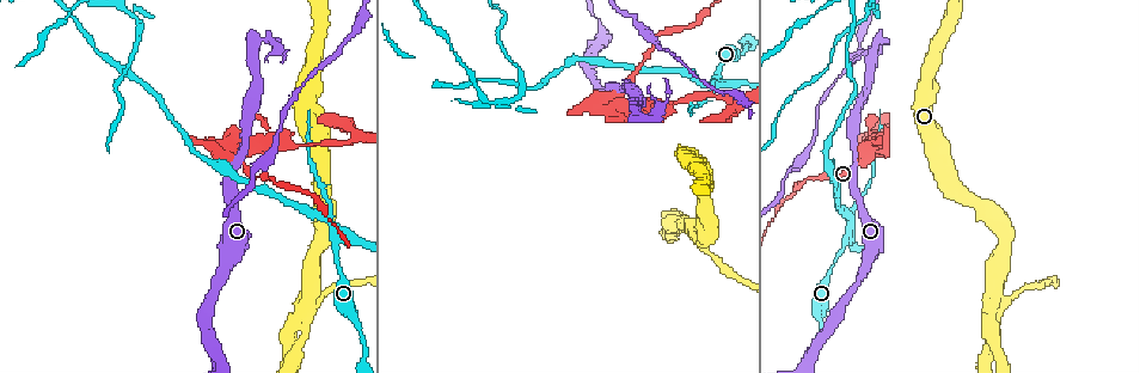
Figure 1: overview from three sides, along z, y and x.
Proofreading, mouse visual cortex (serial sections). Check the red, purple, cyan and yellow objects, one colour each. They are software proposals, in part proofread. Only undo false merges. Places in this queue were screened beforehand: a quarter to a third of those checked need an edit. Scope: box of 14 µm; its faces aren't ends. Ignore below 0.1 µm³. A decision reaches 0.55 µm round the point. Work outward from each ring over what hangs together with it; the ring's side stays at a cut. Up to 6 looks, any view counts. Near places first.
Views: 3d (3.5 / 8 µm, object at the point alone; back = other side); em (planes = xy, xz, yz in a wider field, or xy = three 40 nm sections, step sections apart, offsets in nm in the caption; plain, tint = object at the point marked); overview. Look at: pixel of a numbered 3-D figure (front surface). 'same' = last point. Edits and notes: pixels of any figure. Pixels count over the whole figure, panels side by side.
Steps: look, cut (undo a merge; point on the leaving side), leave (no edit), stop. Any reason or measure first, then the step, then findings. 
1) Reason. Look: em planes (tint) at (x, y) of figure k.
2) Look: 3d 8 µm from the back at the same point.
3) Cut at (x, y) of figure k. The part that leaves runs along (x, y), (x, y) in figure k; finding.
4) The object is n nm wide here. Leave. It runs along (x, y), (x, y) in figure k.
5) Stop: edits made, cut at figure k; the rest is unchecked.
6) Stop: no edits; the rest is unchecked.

Two arms in line, one across. Look: 3d 3.5 µm at (844, 248) of figure 1.

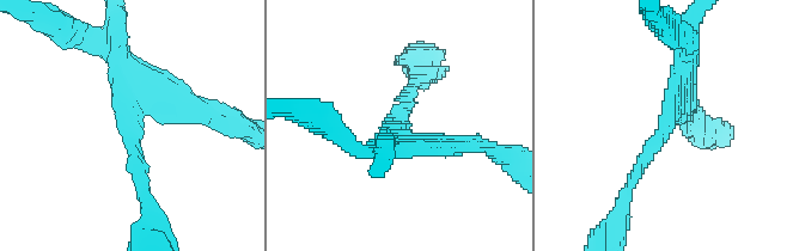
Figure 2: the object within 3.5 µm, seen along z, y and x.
Need the tissue. Look: em xy step 5 (tint) at (128, 122) of figure 2.

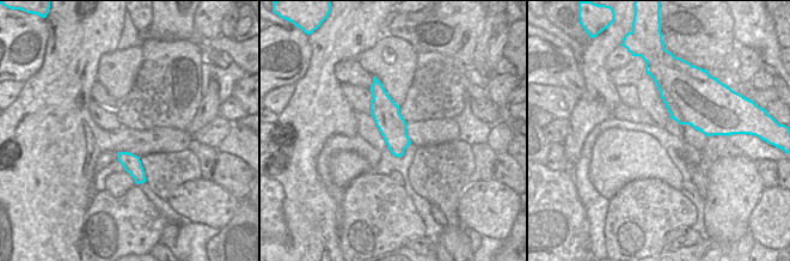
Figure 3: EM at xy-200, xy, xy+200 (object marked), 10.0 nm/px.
Cut at (445, 145) of figure 2. Two cells meet here.

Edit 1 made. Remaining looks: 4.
Arms run side by side. Look: 3d 3.5 µm at (306, 301) of figure 1.

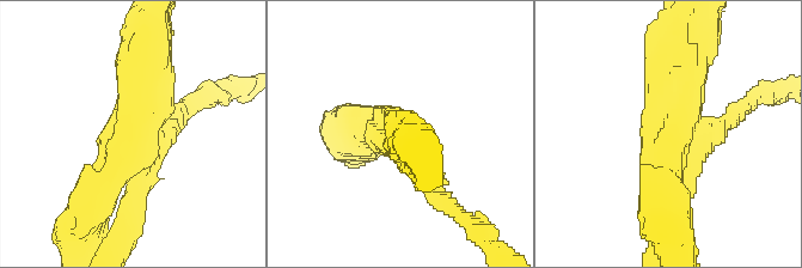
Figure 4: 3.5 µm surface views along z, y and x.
4 arms meet here; the arms are 250, 250, 500, 600 nm wide; shape alone is not enough. Look: em xy step 5 (tint) at (140, 136) of figure 4.

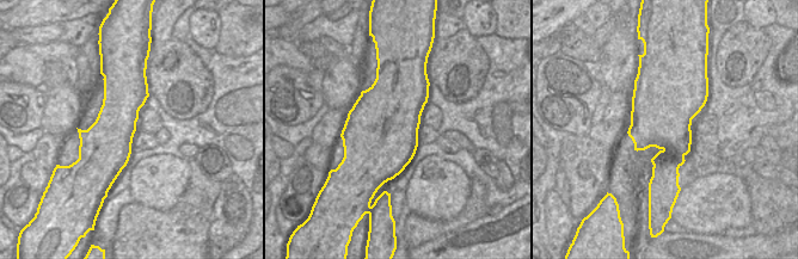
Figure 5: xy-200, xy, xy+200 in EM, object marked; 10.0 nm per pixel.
Leave. It runs along (147, 53), (140, 136), (96, 195) in figure 4; one cell here.

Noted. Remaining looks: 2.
Stop: edits made, cut at figure 2; the rest is unchecked.

